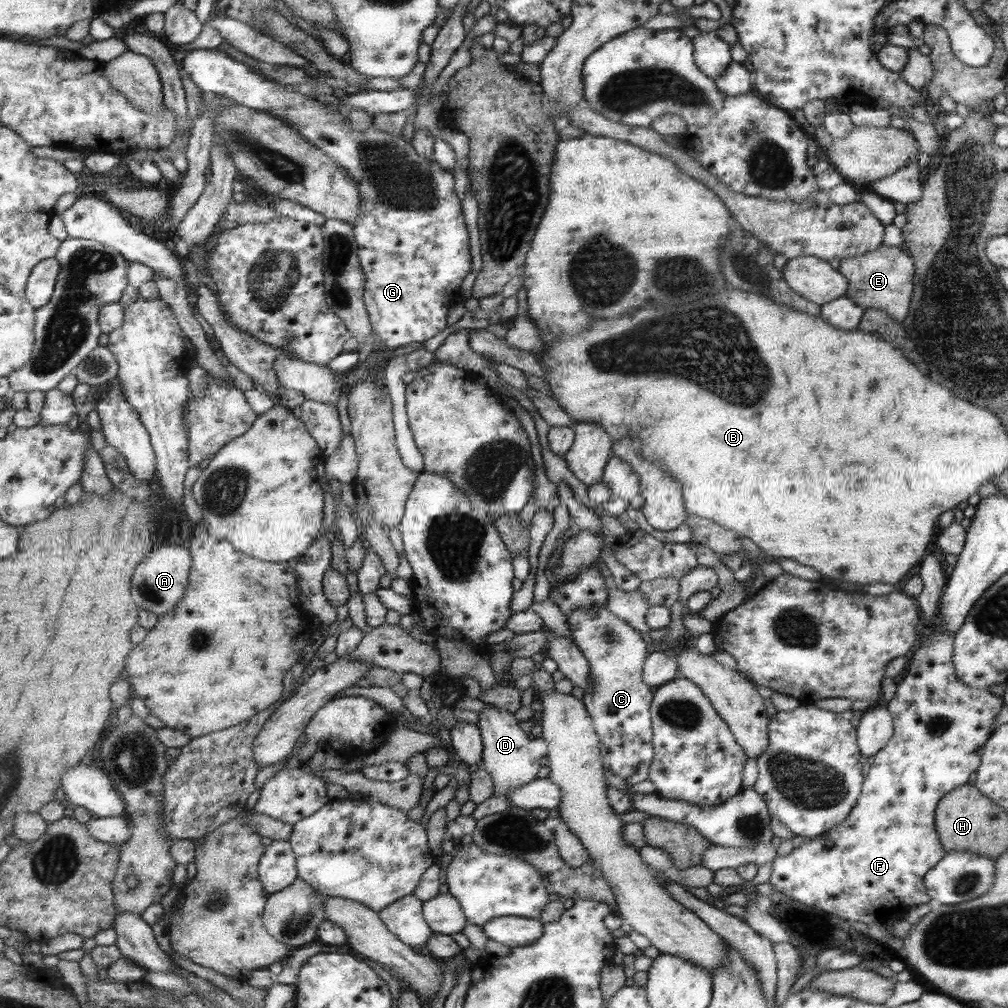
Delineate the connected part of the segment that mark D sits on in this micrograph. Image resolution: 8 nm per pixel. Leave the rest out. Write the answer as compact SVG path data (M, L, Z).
M496 707L480 710L478 728L481 730L484 752L480 765L492 777L496 794L504 794L519 786L527 785L537 777L543 761L532 758L528 746L530 738L521 730L516 716L509 711Z

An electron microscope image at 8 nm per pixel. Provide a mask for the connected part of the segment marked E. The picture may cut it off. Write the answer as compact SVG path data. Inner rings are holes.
M878 246L858 258L844 258L839 270L849 281L846 296L866 309L885 310L894 320L902 322L908 318L909 306L912 304L914 280L914 262L904 248L894 246Z

